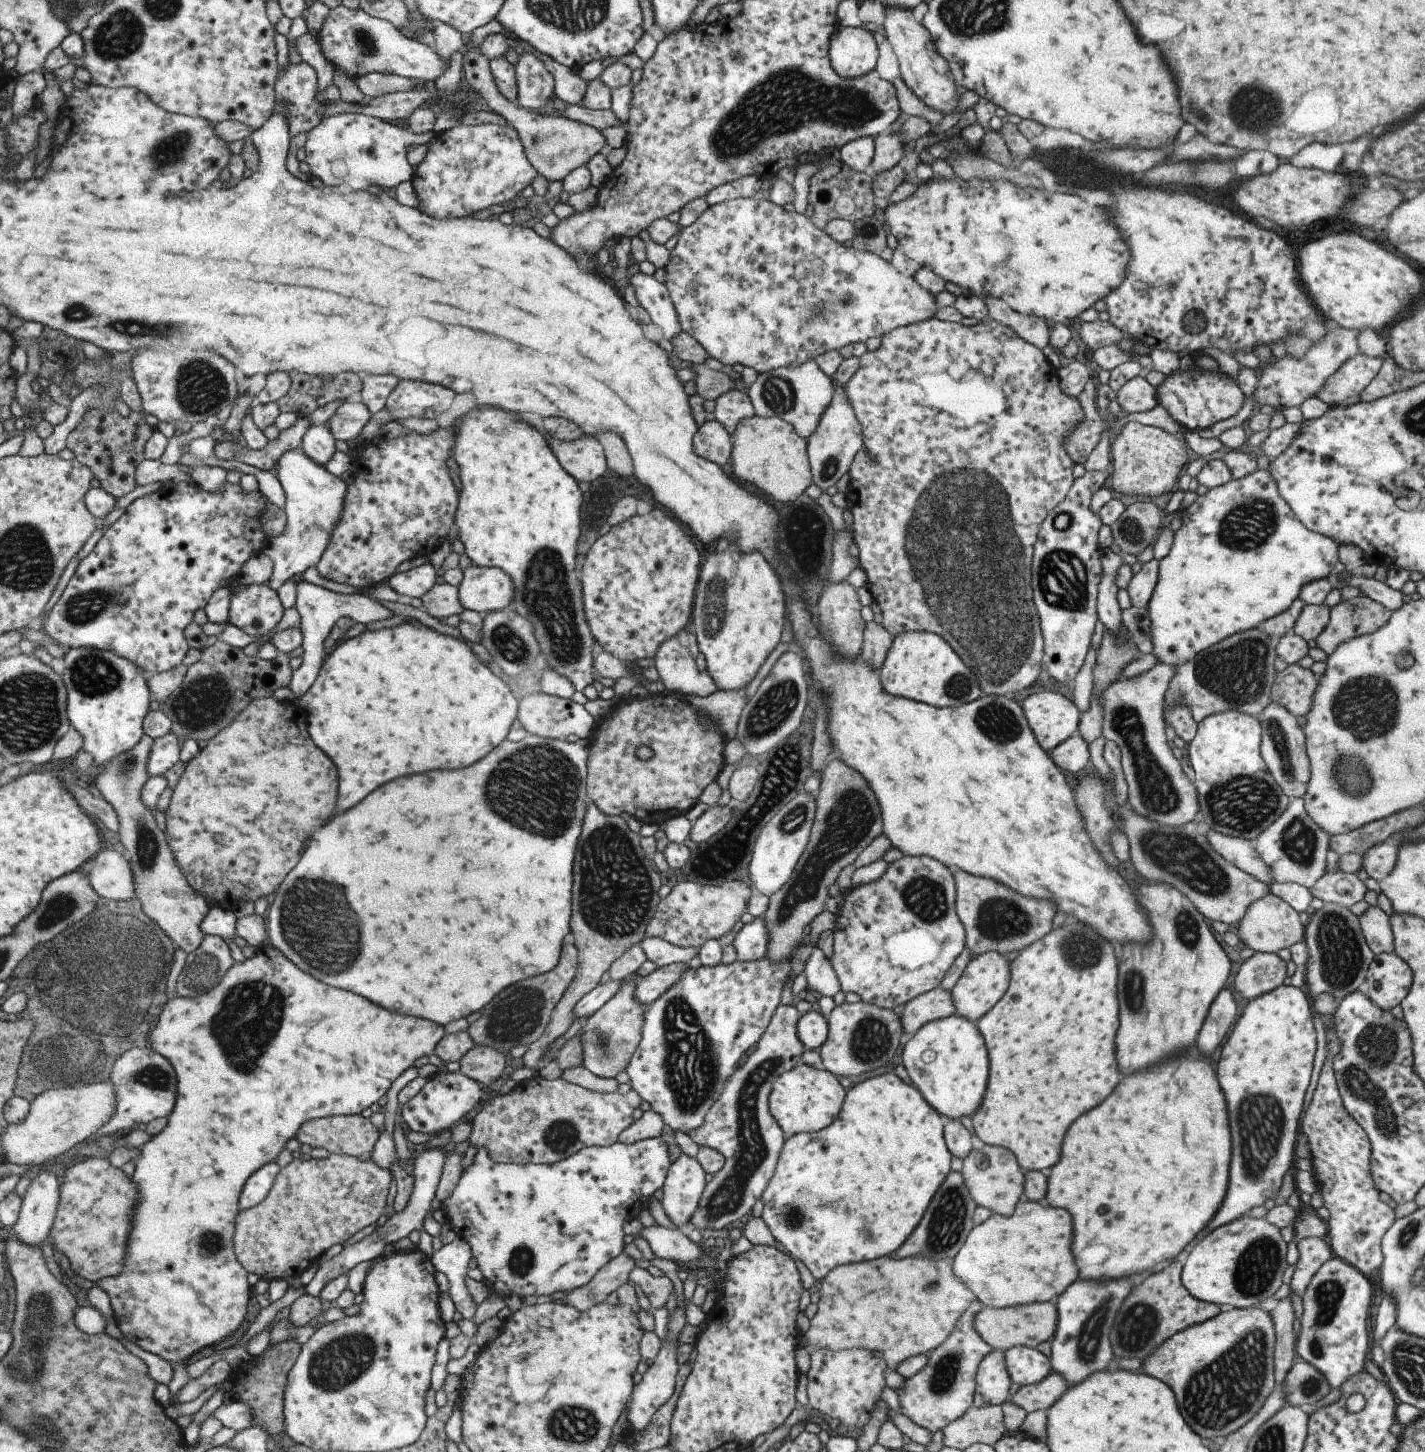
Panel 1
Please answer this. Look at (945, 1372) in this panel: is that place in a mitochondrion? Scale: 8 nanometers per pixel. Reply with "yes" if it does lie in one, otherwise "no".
yes

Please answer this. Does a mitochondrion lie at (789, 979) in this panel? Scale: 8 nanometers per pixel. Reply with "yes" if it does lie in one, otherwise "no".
no

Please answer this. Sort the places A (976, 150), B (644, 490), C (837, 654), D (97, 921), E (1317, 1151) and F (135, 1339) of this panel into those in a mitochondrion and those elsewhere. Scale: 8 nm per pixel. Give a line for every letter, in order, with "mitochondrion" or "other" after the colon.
A: other
B: other
C: other
D: mitochondrion
E: other
F: other

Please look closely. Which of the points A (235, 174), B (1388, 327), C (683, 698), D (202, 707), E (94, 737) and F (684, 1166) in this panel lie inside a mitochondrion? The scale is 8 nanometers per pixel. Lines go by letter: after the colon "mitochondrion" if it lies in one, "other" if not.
A: other
B: other
C: other
D: mitochondrion
E: other
F: other

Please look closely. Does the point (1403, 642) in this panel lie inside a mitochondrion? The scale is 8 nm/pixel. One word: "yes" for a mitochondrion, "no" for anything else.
no

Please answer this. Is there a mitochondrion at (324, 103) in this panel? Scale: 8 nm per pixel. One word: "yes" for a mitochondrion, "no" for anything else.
no

